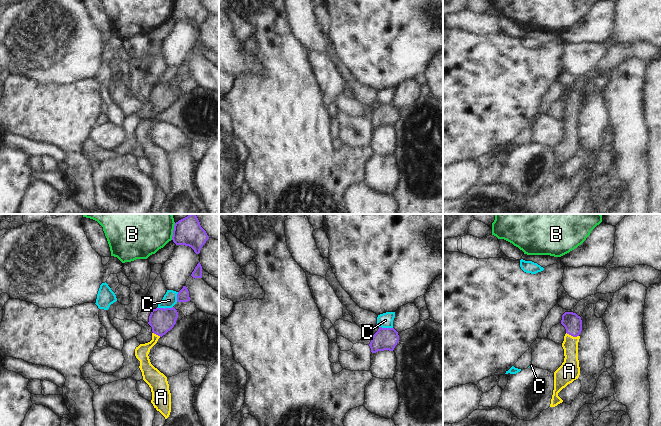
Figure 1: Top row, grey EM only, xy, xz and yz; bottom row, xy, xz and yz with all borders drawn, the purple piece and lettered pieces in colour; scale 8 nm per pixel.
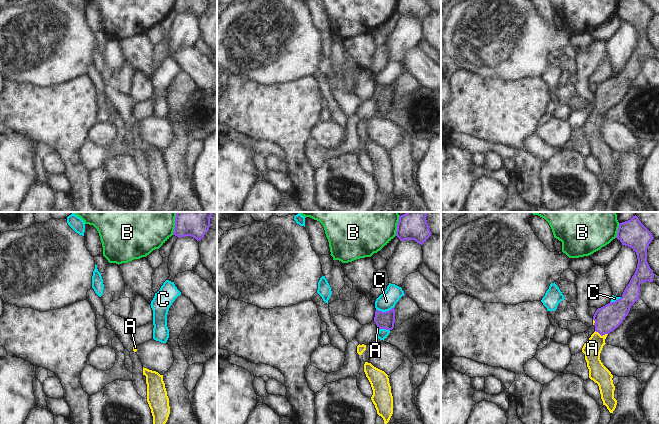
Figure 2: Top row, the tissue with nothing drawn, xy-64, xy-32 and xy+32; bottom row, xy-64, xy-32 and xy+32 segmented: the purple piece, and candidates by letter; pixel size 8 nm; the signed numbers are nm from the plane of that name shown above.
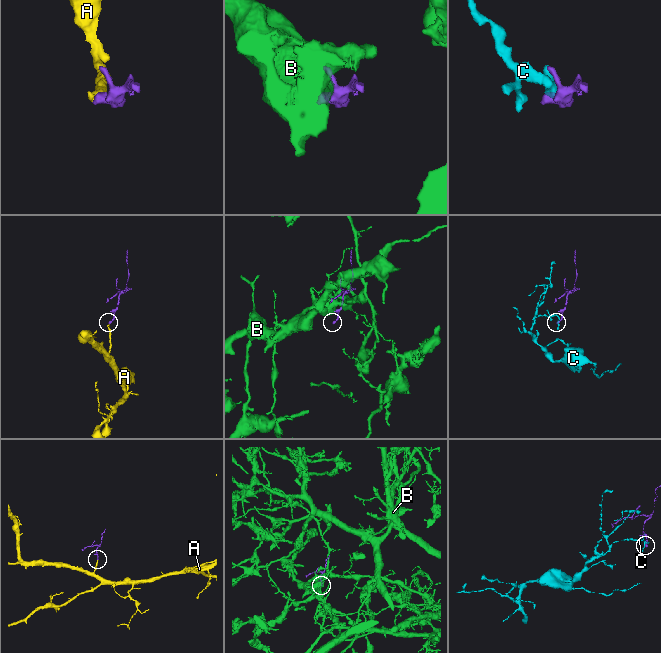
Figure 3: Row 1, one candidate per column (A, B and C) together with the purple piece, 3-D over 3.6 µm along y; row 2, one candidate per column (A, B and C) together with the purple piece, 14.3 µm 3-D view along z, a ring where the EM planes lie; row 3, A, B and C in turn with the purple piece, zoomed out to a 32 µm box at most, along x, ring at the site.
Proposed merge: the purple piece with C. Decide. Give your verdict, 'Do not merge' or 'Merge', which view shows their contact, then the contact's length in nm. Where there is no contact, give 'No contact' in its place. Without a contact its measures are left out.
Do not merge. Touches purple in xy. Shared border 130 nm.

